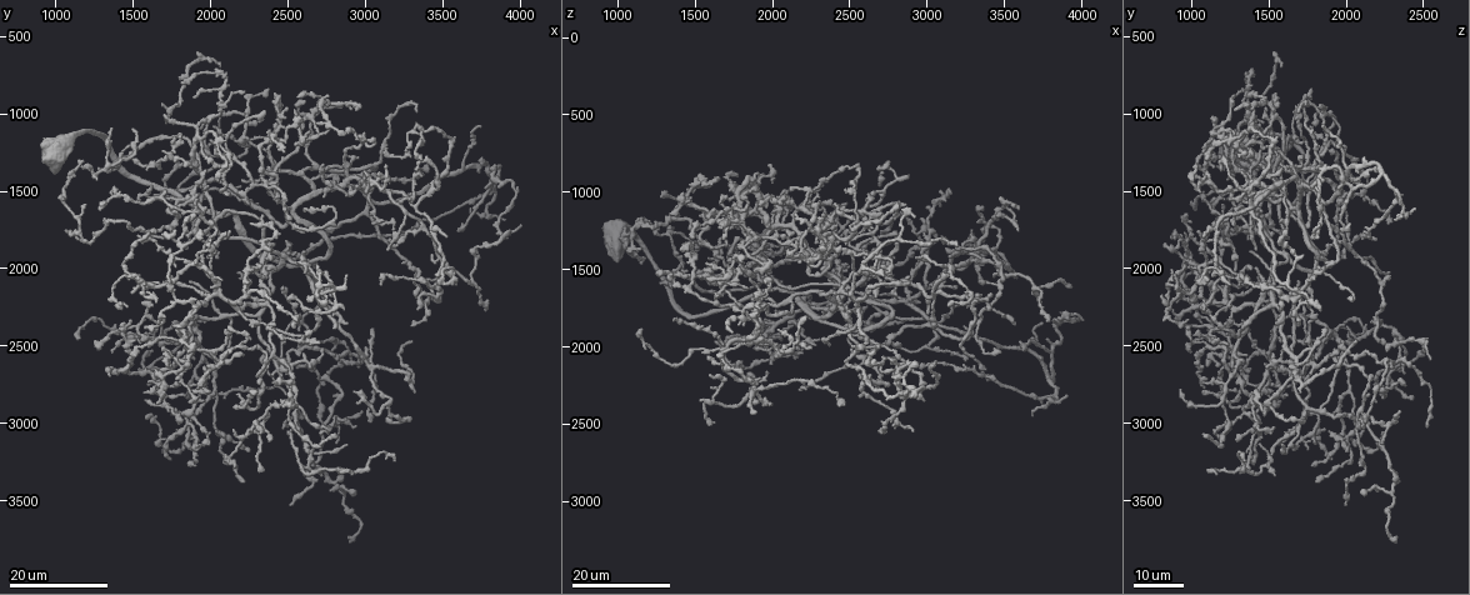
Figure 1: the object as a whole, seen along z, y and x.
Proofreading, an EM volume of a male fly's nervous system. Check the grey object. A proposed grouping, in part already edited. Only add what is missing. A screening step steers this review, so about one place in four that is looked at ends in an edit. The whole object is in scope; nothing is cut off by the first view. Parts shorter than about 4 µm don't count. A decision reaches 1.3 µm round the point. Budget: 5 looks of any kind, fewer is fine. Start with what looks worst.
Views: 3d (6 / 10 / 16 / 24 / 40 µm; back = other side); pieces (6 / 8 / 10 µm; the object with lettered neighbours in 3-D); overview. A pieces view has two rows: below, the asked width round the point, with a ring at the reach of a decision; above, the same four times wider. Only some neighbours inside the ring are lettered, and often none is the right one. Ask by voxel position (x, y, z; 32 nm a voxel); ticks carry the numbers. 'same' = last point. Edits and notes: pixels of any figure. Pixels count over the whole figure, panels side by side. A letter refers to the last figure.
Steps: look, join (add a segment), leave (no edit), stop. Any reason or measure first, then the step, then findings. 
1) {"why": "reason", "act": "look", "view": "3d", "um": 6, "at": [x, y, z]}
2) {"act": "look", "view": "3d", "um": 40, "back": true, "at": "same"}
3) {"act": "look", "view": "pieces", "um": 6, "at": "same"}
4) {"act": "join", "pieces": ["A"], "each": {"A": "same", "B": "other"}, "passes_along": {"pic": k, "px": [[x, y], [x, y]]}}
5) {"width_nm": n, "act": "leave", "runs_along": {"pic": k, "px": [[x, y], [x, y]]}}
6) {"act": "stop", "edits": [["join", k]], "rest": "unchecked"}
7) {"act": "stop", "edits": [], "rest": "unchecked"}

{"why": "branch stops here", "act": "look", "view": "3d", "um": 16, "at": [1880, 2080, 1680]}

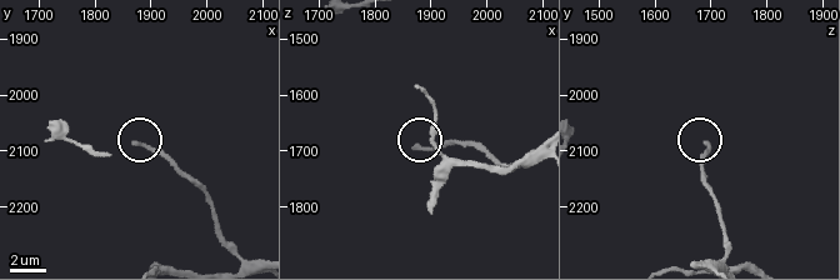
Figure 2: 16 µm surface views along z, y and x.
{"act": "look", "view": "pieces", "um": 8, "at": [1875, 2085, 1695]}

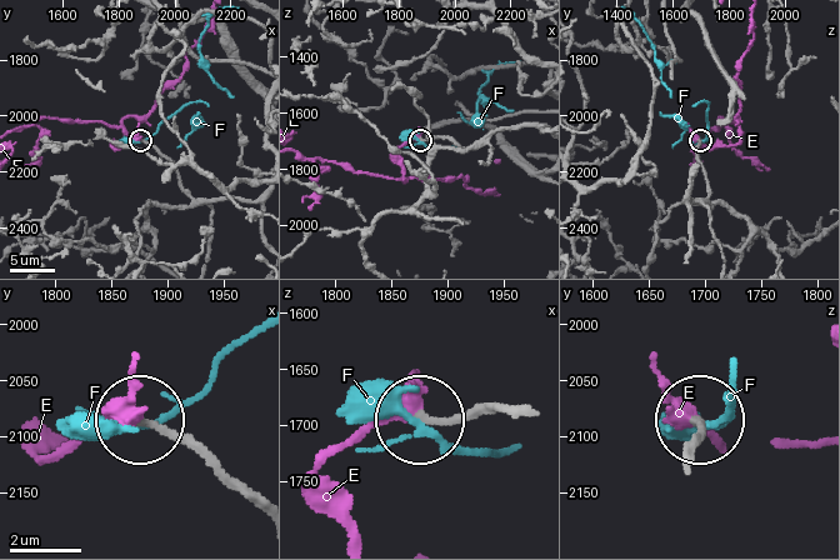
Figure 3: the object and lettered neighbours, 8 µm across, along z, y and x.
{"act": "leave", "each": {"E": "other", "F": "other"}, "runs_along": {"pic": 3, "px": [[258, 508], [213, 463], [144, 421]]}, "found": "none of them fits"}

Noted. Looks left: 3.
{"why": "branch stops here", "act": "look", "view": "3d", "um": 24, "at": [3320, 2380, 1680]}

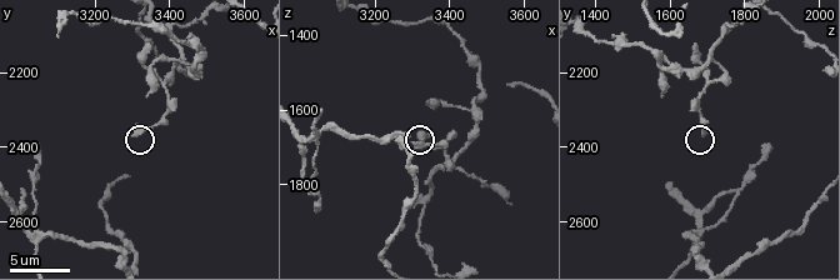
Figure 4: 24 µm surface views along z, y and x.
{"act": "look", "view": "pieces", "um": 10, "at": [3310, 2370, 1690]}

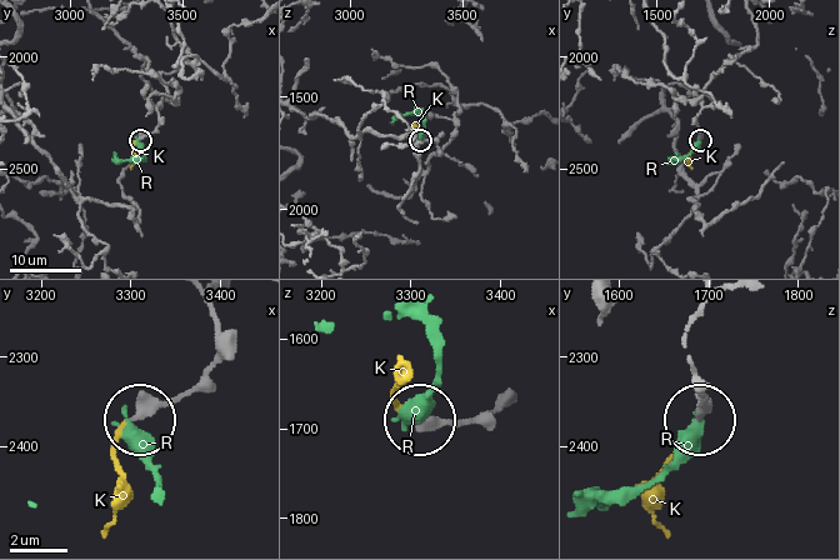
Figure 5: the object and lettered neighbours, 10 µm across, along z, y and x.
{"width_nm": 370, "act": "join", "pieces": ["K"], "each": {"K": "same", "R": "other"}, "found": "it goes on there"}

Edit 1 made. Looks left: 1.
{"act": "stop", "edits": [["join", 5]], "rest": "unchecked"}

